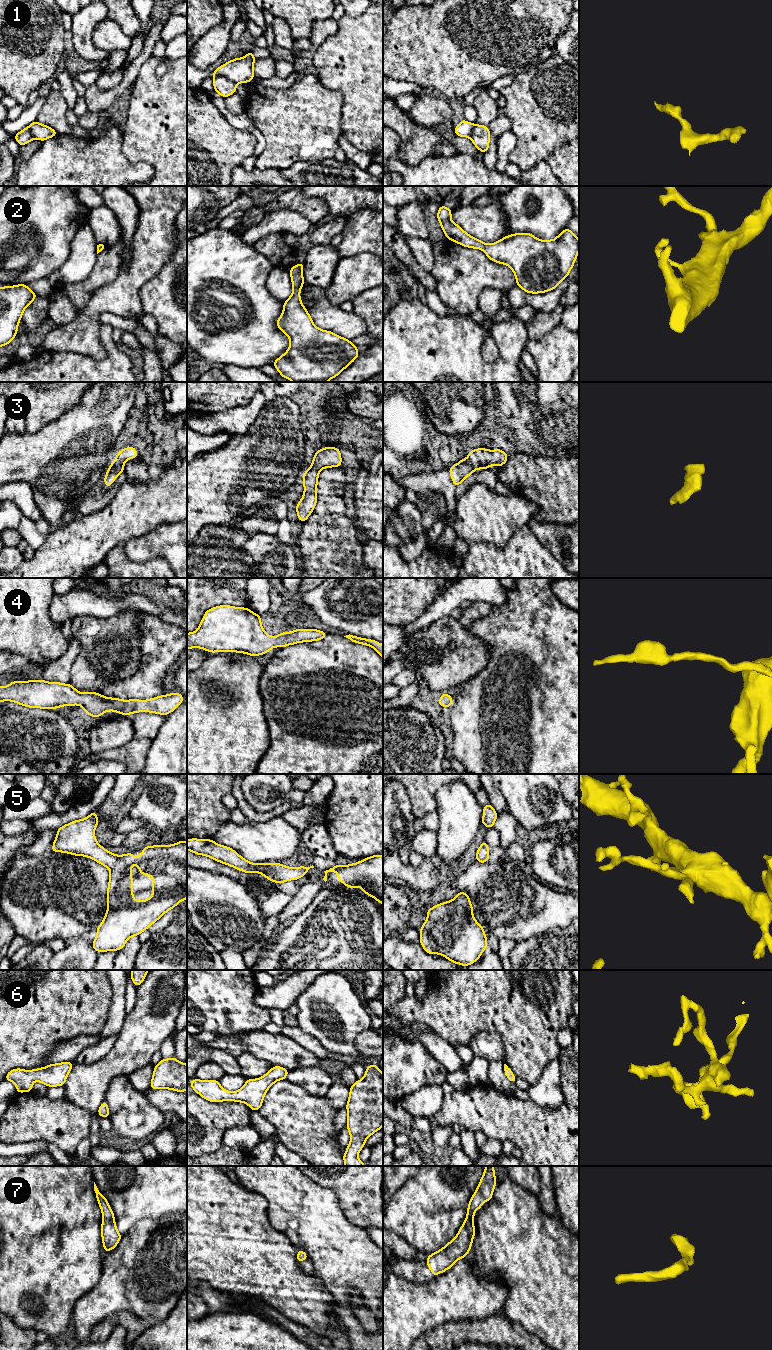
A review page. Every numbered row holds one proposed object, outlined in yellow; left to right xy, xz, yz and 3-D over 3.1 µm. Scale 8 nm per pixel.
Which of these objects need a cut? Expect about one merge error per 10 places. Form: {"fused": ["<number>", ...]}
{"fused": ["1"]}

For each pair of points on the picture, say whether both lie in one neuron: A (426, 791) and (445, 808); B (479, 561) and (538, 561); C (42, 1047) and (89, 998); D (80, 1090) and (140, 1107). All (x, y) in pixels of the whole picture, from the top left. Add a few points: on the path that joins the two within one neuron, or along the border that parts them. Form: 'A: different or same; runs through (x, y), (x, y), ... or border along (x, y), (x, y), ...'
A: different; border along (445, 784), (436, 793), (436, 810)
B: same; runs through (494, 564), (523, 564)
C: same; runs through (49, 1034), (74, 1009), (77, 1009)
D: different; border along (116, 1076), (111, 1081), (104, 1100)

